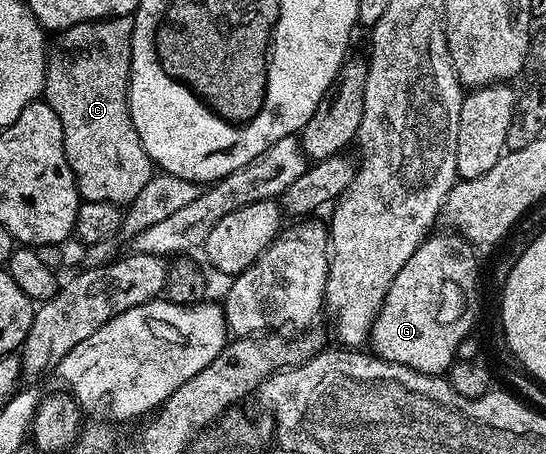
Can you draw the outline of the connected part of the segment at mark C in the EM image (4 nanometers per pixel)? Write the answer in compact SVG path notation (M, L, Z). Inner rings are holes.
M103 18L96 22L78 22L53 39L46 56L44 100L60 116L64 132L64 156L74 173L79 199L88 202L111 202L116 207L140 196L140 188L152 177L152 163L130 115L130 65L134 19Z

